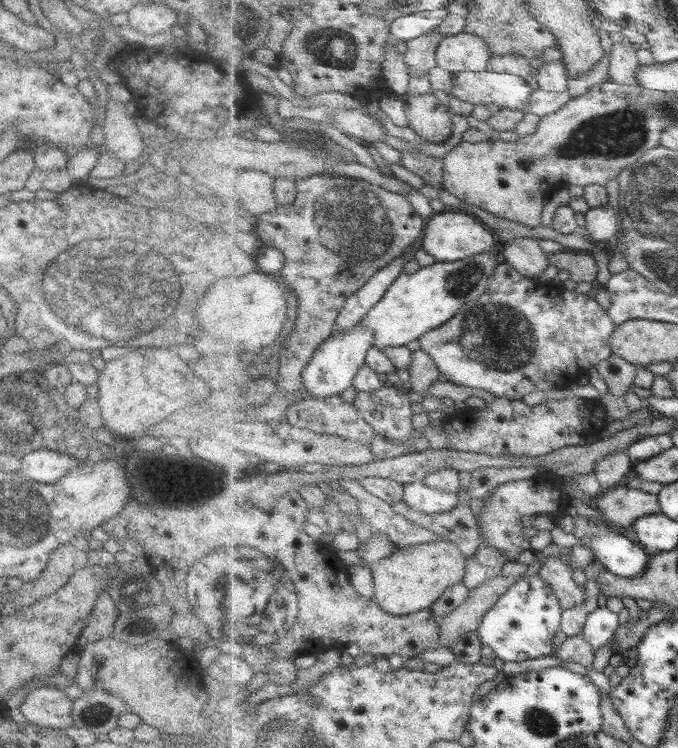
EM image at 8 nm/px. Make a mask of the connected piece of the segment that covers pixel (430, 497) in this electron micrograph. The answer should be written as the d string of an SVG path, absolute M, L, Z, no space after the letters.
M423 481L408 483L404 486L404 500L411 508L420 514L444 514L460 506L459 492L432 488Z

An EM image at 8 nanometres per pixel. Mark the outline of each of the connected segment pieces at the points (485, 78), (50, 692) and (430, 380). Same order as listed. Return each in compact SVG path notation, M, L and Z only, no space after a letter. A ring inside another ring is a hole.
M494 71L457 73L455 77L454 91L451 95L472 103L474 106L482 104L498 104L501 109L509 108L525 111L532 103L536 90L526 82L526 78L509 73L496 73Z
M42 687L26 694L20 712L28 723L40 727L66 730L74 725L72 721L73 700L63 690Z
M422 348L419 351L413 352L413 363L409 371L412 378L408 389L422 396L429 394L428 388L432 384L436 384L438 380L444 379L442 371L440 371L440 367L438 367L438 363L436 363L434 357L430 353L426 353Z

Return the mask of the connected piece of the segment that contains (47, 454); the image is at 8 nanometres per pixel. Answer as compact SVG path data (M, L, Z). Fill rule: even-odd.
M38 449L26 454L21 460L20 473L39 483L59 481L68 471L84 465L66 454L47 449Z

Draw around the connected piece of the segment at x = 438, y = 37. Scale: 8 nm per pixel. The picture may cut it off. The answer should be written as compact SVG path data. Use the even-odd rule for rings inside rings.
M434 31L430 35L420 36L416 40L408 42L408 50L405 55L412 77L429 77L430 70L439 66L437 54L444 39L446 39L446 34L438 34Z

